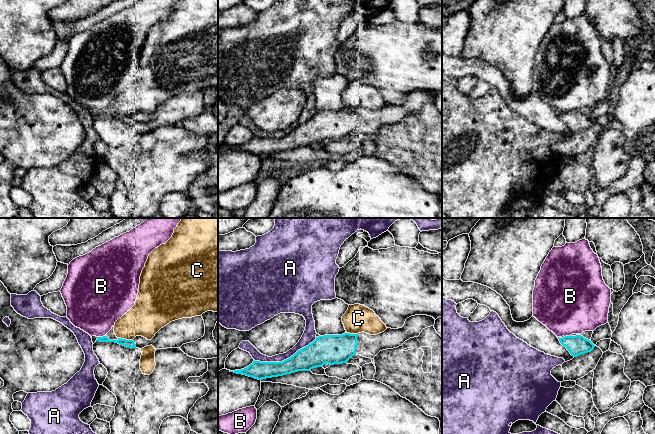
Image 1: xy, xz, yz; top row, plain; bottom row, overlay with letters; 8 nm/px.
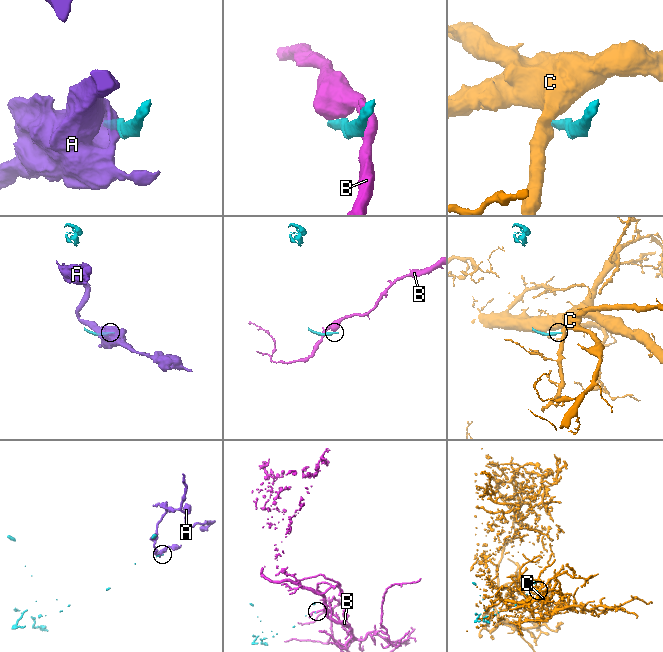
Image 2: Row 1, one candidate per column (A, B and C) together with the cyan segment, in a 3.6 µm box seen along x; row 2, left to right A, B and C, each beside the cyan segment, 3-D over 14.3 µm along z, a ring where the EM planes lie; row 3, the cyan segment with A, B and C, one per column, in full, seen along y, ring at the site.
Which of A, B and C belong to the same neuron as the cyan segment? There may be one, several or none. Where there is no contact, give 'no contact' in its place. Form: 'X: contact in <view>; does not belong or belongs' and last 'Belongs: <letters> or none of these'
A: contact in xz; does not belong
B: contact in xy; does not belong
C: contact in xy; does not belong
Belongs: none of these

